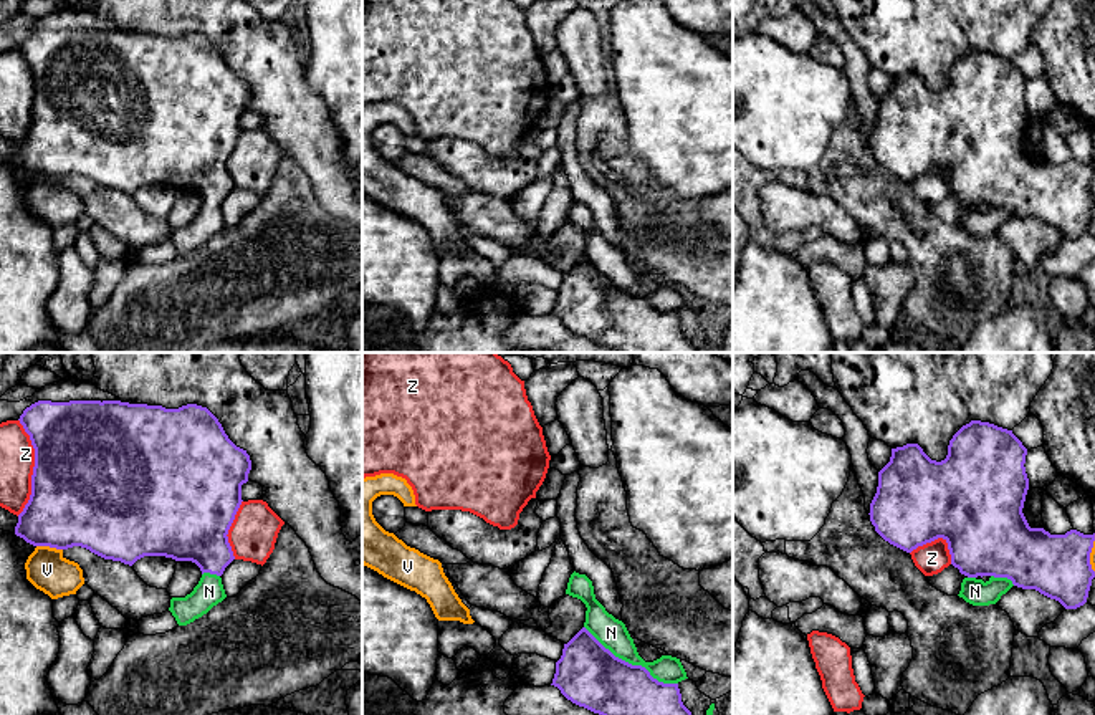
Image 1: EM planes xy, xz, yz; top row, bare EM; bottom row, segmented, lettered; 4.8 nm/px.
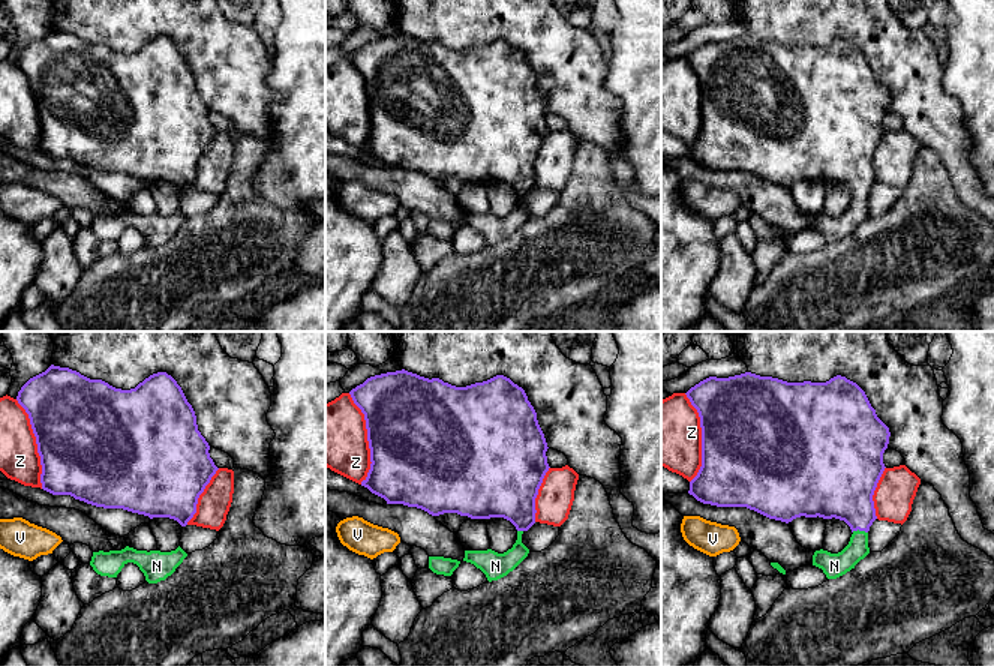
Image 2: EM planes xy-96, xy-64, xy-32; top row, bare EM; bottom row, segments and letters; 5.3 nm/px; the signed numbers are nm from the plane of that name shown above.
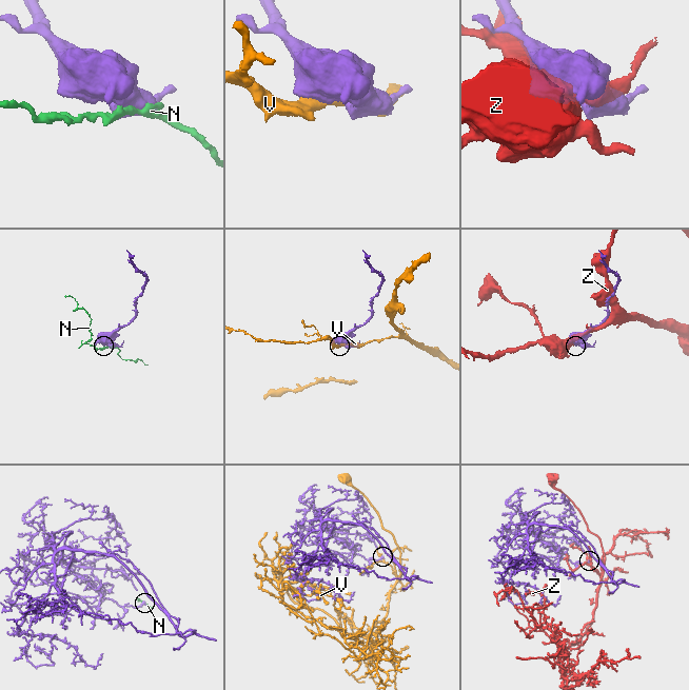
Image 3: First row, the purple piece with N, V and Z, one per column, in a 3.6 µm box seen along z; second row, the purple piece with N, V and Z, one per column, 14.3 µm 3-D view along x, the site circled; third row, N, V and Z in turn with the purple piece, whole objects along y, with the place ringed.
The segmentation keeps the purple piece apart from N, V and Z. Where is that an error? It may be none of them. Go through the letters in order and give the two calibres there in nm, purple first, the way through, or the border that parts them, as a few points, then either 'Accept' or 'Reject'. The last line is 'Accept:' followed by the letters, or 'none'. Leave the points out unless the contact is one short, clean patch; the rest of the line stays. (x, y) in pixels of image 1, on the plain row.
N: Thickness 320 nm (purple) against 150 nm. Accept
V: Thickness 440 nm (purple) against 200 nm. Reject
Z: Thickness 500 nm (purple) against 180 nm. Reject
Accept: N

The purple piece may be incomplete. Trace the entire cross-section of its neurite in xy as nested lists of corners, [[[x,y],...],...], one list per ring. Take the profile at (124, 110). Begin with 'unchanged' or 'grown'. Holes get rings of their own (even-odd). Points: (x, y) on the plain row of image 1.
grown | [[[38,30],[20,45],[20,53],[35,78],[31,124],[18,144],[15,164],[33,175],[68,179],[81,175],[91,182],[132,195],[144,185],[192,190],[202,207],[185,227],[172,227],[169,240],[179,255],[187,255],[222,232],[225,197],[235,189],[228,159],[241,134],[241,114],[248,111],[251,89],[225,63],[218,48],[197,33],[179,38],[129,33],[121,30]]]

